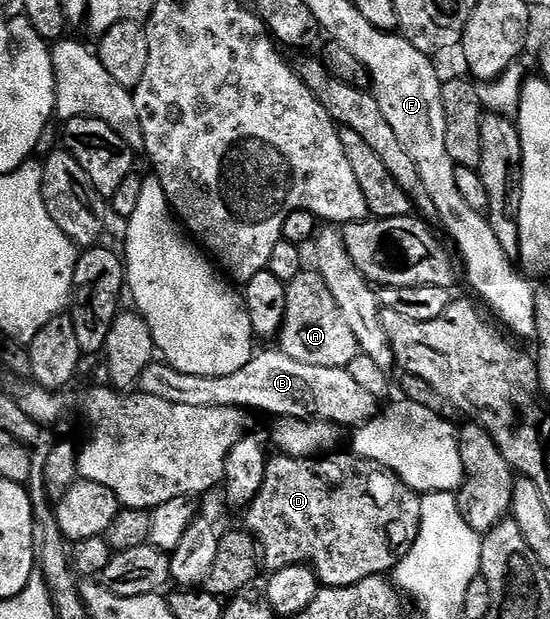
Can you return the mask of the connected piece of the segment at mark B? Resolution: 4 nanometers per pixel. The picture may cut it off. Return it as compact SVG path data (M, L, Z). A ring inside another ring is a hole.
M272 348L257 351L242 370L234 370L234 374L225 376L182 374L182 370L174 370L167 362L153 362L142 370L138 388L143 395L162 398L162 402L175 402L177 406L253 408L256 412L270 412L276 418L315 418L337 426L359 426L377 415L378 399L365 391L347 368L309 366Z

